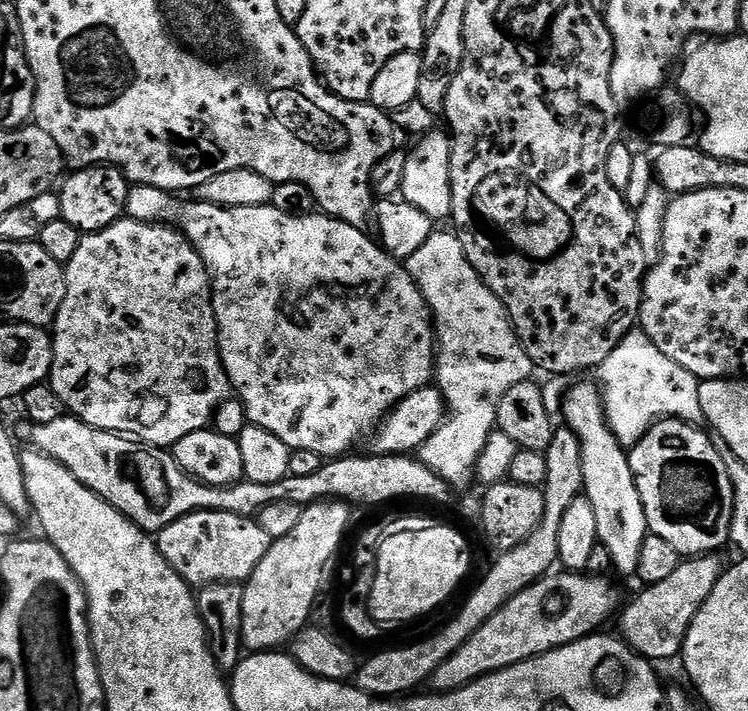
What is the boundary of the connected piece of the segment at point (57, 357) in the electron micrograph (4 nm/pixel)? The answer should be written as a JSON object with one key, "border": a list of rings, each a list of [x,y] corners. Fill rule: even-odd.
{"border":[[[121,218],[101,232],[90,232],[80,237],[78,251],[64,269],[66,294],[58,310],[51,329],[52,374],[50,383],[54,394],[62,398],[65,409],[82,422],[98,430],[119,432],[135,438],[141,444],[151,444],[153,448],[171,449],[186,434],[202,430],[213,423],[216,411],[230,396],[228,375],[220,357],[220,331],[216,325],[216,315],[212,305],[212,281],[198,250],[184,235],[181,229],[167,224],[148,224],[144,220]]]}

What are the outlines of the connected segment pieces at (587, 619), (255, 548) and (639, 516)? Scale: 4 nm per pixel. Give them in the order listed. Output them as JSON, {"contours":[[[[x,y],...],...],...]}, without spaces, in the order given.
{"contours":[[[[549,574],[531,588],[522,590],[487,620],[460,649],[433,674],[430,684],[437,693],[456,692],[492,672],[533,660],[554,648],[561,648],[599,633],[617,611],[611,579],[587,574]]],[[[191,512],[170,522],[154,539],[162,558],[196,590],[207,584],[247,582],[273,542],[253,517],[225,512]]],[[[576,382],[567,391],[562,405],[563,423],[575,434],[582,446],[583,495],[588,497],[590,506],[594,506],[600,544],[610,550],[613,569],[631,577],[638,566],[638,550],[642,550],[642,542],[650,535],[646,510],[630,470],[628,452],[608,424],[601,389],[595,383],[592,384]]]]}

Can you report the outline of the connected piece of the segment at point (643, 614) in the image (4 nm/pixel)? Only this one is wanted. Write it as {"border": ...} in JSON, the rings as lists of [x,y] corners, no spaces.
{"border":[[[716,554],[694,556],[681,559],[678,570],[666,578],[666,582],[649,584],[644,593],[633,604],[628,604],[619,613],[622,638],[640,656],[653,662],[672,660],[684,651],[684,639],[690,630],[690,622],[698,614],[700,607],[710,598],[714,586],[718,586],[724,575],[725,565],[720,565],[721,557]]]}

